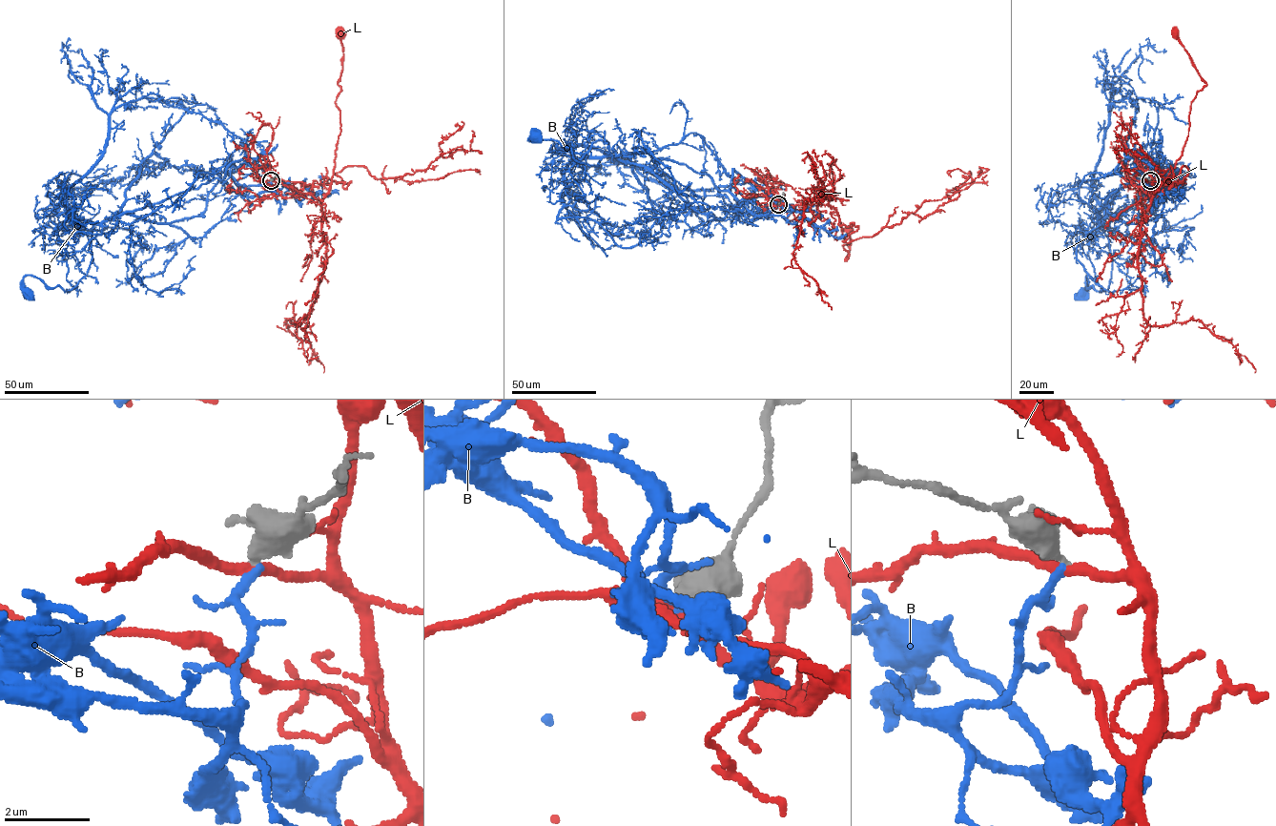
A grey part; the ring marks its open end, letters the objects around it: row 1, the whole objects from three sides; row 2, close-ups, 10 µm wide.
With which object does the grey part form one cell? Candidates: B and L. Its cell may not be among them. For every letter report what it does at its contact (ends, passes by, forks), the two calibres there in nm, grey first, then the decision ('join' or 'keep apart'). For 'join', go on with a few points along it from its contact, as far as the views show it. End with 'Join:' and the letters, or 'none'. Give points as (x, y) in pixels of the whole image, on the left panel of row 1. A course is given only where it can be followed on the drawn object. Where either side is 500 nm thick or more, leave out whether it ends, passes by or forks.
B: it ends | 440/200 nm | keep apart
L: it passes by | 440/260 nm | keep apart
Join: none

